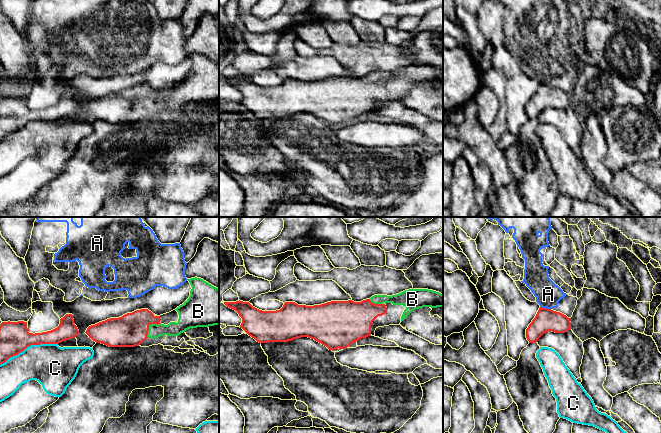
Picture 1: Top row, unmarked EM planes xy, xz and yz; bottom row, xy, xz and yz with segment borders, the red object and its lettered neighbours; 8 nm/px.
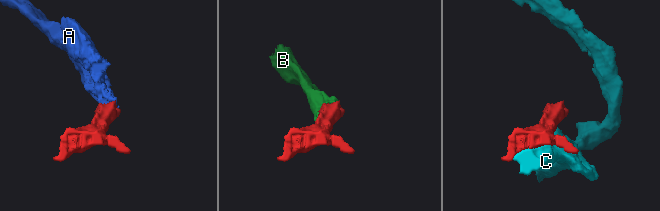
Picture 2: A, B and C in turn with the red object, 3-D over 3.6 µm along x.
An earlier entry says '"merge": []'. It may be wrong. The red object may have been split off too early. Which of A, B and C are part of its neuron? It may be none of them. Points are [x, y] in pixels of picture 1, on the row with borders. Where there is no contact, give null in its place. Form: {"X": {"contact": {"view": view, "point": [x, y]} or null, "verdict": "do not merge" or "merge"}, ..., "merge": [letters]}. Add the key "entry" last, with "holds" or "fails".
{"A": {"contact": {"view": "yz", "point": [545, 308]}, "verdict": "do not merge"}, "B": {"contact": {"view": "xy", "point": [148, 326]}, "verdict": "merge"}, "C": {"contact": {"view": "xy", "point": [28, 346]}, "verdict": "do not merge"}, "merge": ["B"], "entry": "fails"}

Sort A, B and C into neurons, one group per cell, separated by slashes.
A / B / C

